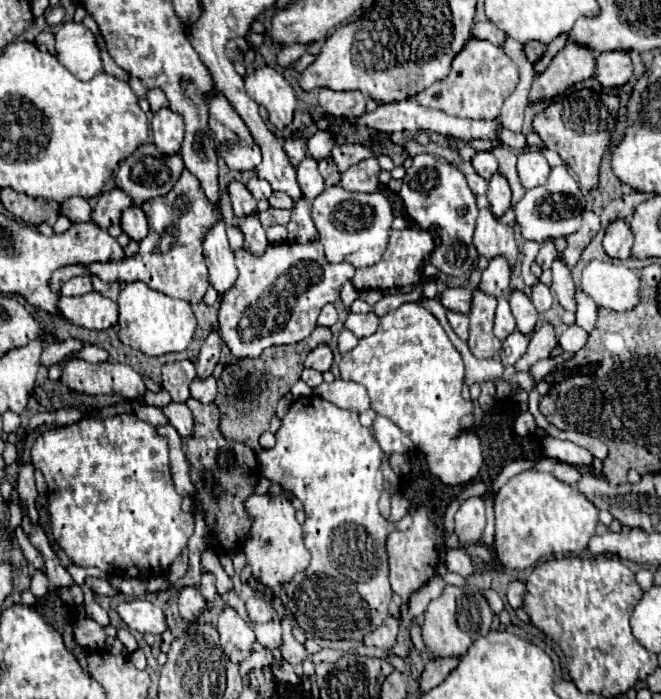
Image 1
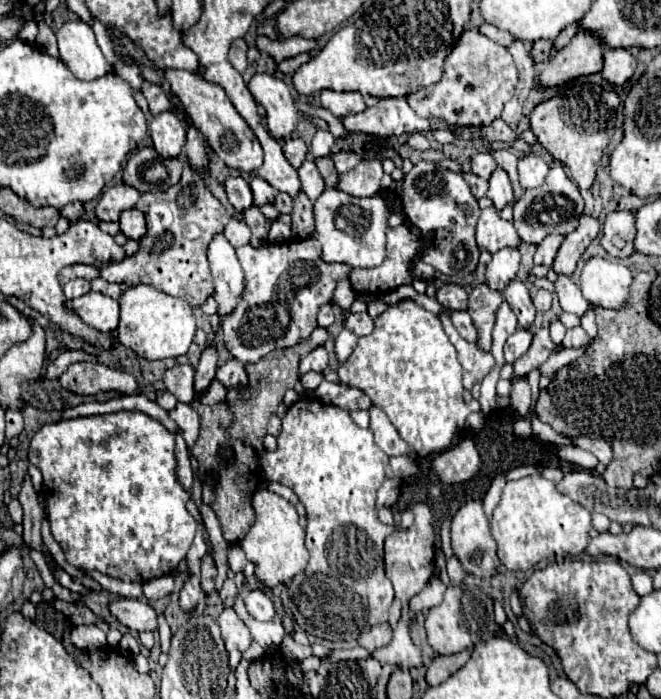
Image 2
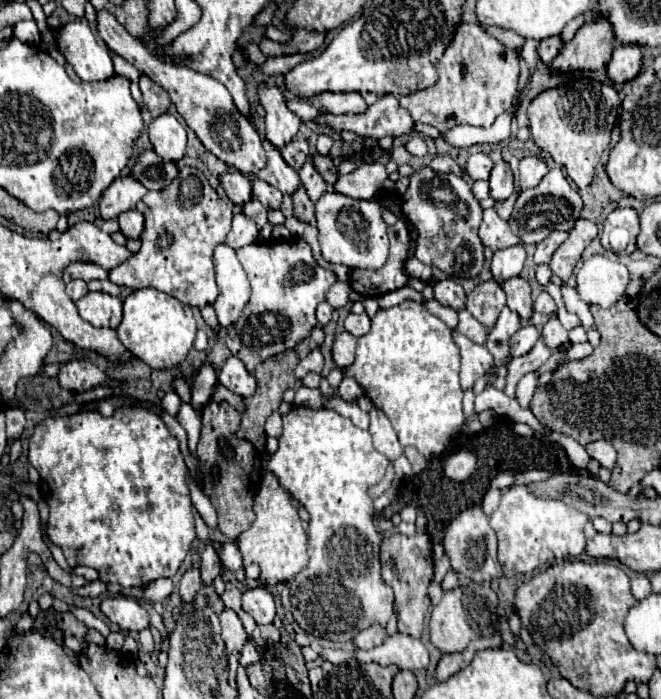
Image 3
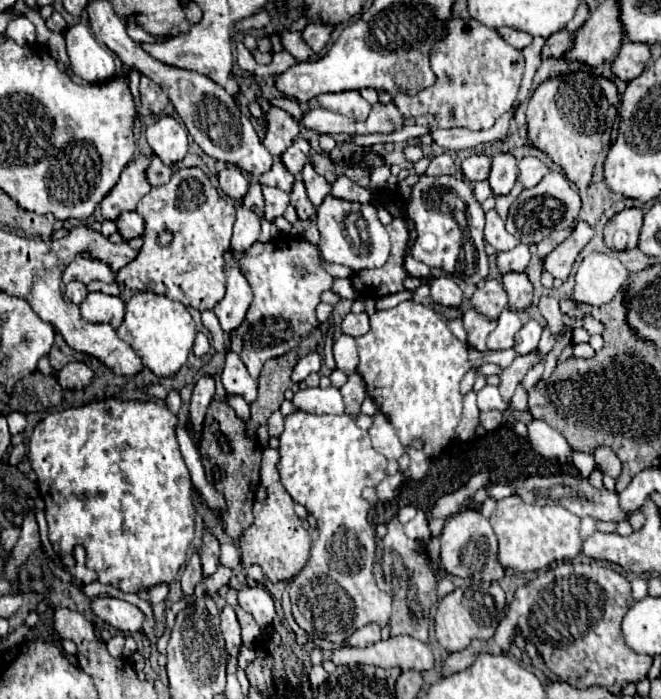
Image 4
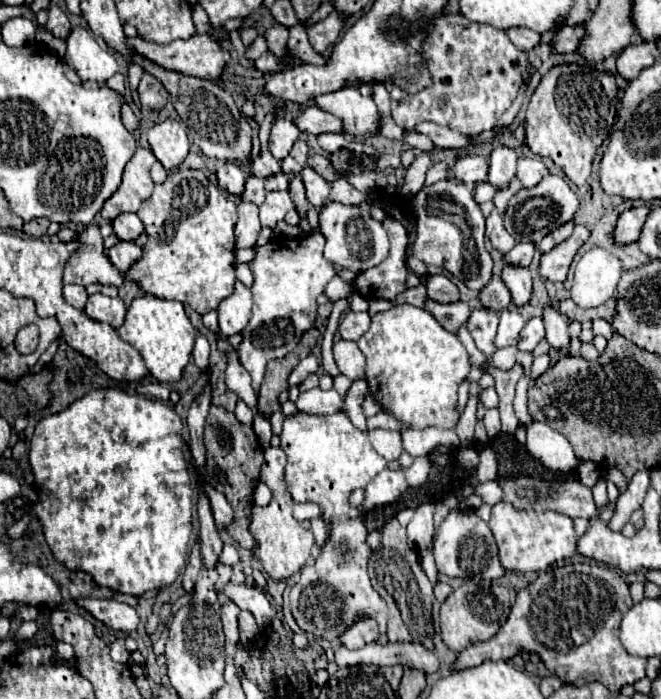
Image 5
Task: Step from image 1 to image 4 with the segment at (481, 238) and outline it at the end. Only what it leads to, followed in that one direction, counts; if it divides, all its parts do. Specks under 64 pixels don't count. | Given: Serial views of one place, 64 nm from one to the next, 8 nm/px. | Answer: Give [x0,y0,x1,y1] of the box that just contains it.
[484,210,518,252]

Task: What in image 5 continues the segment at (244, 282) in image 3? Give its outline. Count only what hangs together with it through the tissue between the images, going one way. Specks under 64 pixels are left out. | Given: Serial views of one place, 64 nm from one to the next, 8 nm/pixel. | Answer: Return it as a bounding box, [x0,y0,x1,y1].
[218,282,252,338]

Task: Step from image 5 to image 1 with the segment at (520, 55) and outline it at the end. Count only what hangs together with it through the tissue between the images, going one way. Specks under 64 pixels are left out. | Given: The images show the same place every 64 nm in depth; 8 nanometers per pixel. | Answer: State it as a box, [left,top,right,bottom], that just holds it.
[414,36,518,120]

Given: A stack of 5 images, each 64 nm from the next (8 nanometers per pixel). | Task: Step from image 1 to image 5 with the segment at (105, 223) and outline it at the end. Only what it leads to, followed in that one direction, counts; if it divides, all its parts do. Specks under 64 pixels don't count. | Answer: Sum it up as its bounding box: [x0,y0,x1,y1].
[100,148,156,220]

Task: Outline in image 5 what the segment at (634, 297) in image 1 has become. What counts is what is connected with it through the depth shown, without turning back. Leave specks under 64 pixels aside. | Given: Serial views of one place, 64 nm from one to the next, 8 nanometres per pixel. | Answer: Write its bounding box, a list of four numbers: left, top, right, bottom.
[570,246,622,308]

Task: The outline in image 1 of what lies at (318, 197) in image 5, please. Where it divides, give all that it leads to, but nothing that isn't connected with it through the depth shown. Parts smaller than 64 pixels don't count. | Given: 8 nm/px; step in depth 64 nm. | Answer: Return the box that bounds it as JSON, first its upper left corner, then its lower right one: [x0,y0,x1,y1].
[296,156,324,202]

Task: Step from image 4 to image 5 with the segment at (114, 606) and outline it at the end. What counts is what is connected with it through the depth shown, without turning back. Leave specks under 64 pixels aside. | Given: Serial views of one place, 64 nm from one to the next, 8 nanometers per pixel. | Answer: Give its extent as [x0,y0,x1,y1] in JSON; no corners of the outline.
[76,598,140,634]

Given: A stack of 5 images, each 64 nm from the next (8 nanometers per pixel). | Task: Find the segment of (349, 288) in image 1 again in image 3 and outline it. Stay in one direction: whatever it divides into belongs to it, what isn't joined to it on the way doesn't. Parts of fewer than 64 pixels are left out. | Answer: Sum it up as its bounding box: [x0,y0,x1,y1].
[326,282,348,308]

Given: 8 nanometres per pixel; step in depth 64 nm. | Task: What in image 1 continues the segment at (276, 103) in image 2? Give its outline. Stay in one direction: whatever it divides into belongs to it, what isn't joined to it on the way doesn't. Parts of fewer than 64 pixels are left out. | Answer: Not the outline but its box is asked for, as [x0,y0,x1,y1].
[246,66,298,130]

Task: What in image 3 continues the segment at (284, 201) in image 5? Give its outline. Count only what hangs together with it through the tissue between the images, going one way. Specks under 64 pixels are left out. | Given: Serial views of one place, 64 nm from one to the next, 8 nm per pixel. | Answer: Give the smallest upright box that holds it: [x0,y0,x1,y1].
[252,180,282,210]

